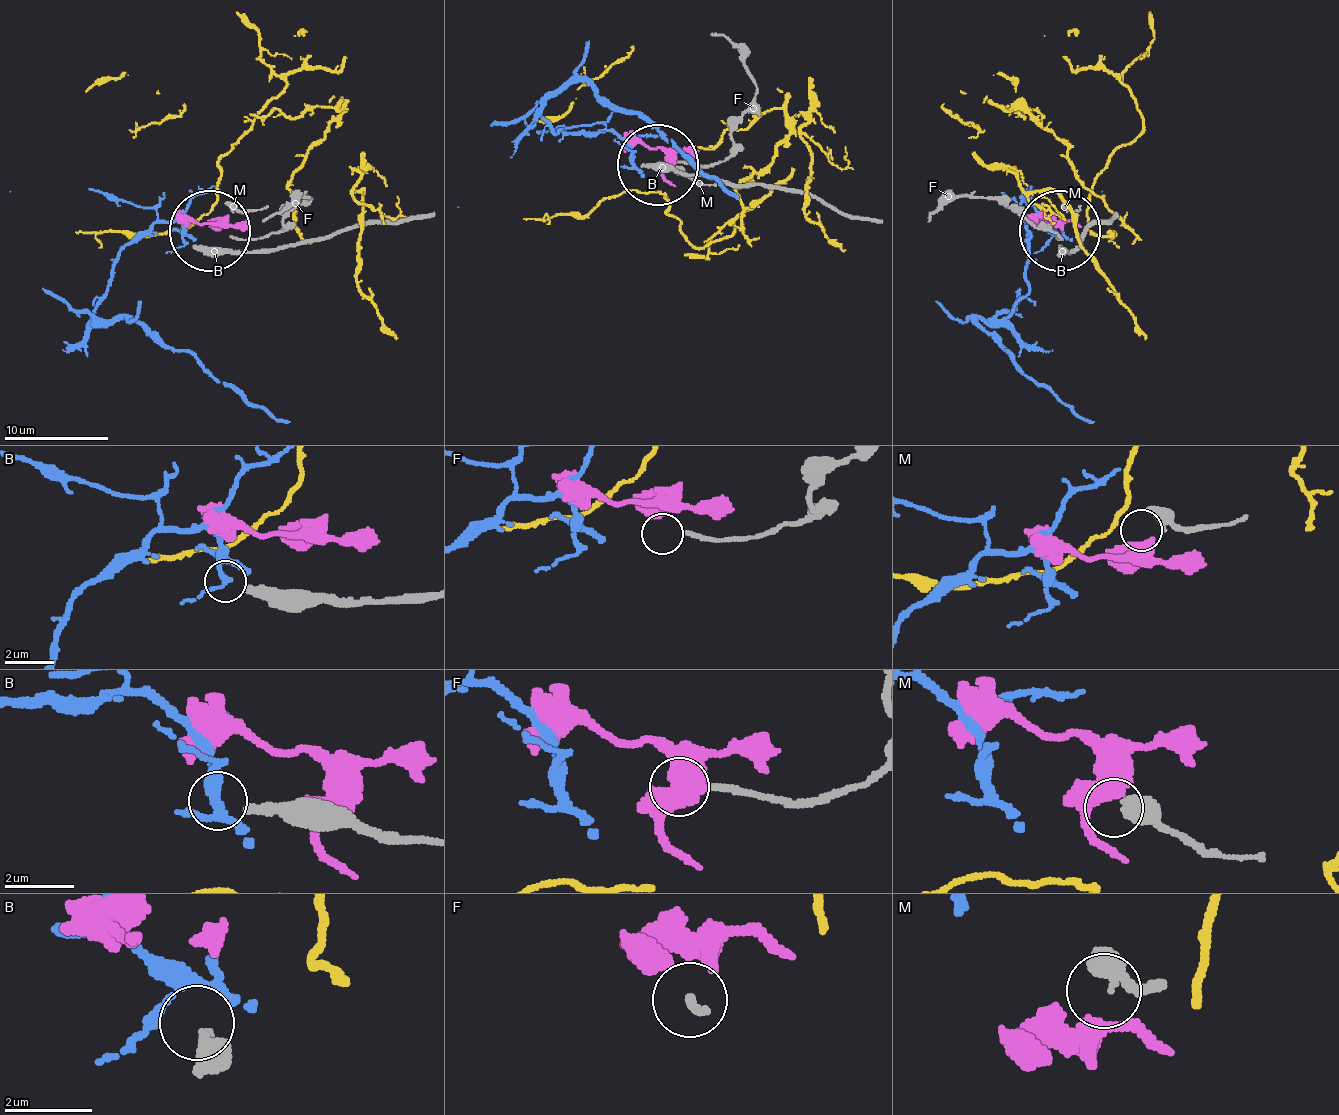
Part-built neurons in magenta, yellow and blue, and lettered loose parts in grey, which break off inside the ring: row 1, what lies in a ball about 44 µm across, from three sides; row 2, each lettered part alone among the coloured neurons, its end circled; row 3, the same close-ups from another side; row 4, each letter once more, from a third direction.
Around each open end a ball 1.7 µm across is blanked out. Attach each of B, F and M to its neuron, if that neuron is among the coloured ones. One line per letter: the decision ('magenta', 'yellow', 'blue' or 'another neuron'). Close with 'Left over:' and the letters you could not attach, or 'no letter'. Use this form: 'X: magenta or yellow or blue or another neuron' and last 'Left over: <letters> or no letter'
B: another neuron
F: another neuron
M: another neuron
Left over: B, F, M

